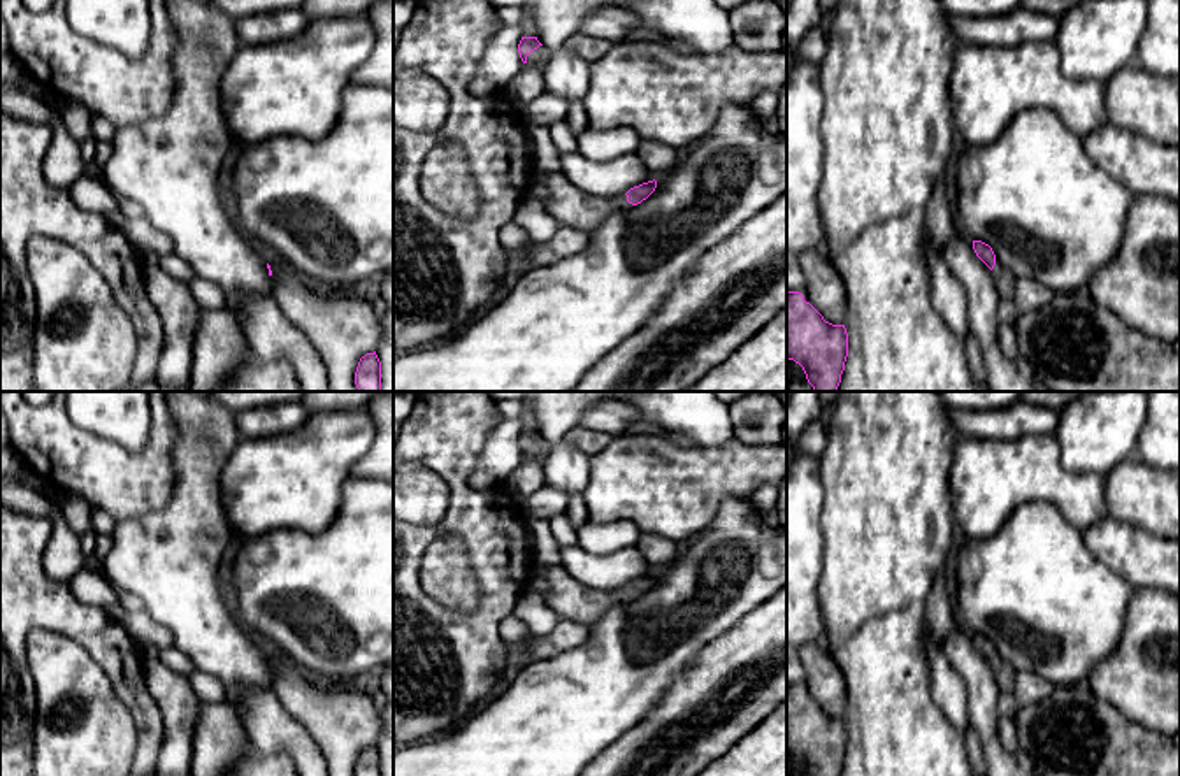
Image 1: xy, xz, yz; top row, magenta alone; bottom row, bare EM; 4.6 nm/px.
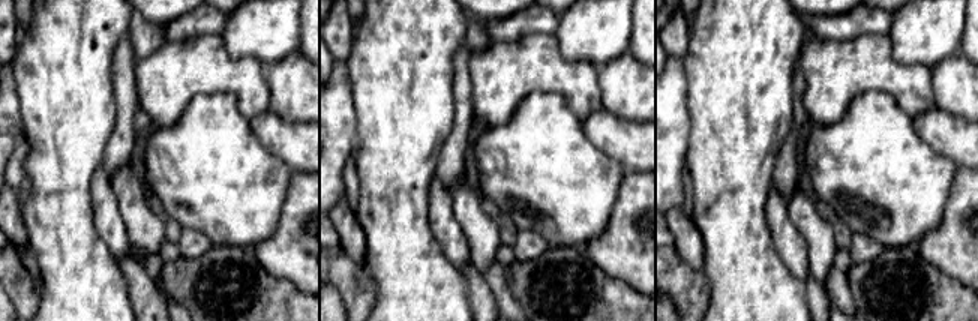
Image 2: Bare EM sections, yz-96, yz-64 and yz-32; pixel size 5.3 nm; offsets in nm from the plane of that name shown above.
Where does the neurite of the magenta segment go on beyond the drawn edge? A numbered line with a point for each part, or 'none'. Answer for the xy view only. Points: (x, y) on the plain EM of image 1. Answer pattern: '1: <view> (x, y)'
none

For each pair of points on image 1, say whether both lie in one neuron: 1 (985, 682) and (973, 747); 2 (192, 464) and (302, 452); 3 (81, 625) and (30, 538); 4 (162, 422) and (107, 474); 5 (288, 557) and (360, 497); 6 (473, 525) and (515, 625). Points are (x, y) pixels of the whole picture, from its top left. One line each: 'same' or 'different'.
1: different
2: different
3: same
4: same
5: same
6: different

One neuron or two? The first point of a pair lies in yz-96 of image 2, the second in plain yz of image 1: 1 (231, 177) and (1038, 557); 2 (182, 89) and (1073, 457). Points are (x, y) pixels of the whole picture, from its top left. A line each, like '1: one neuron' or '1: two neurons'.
1: one neuron
2: two neurons

